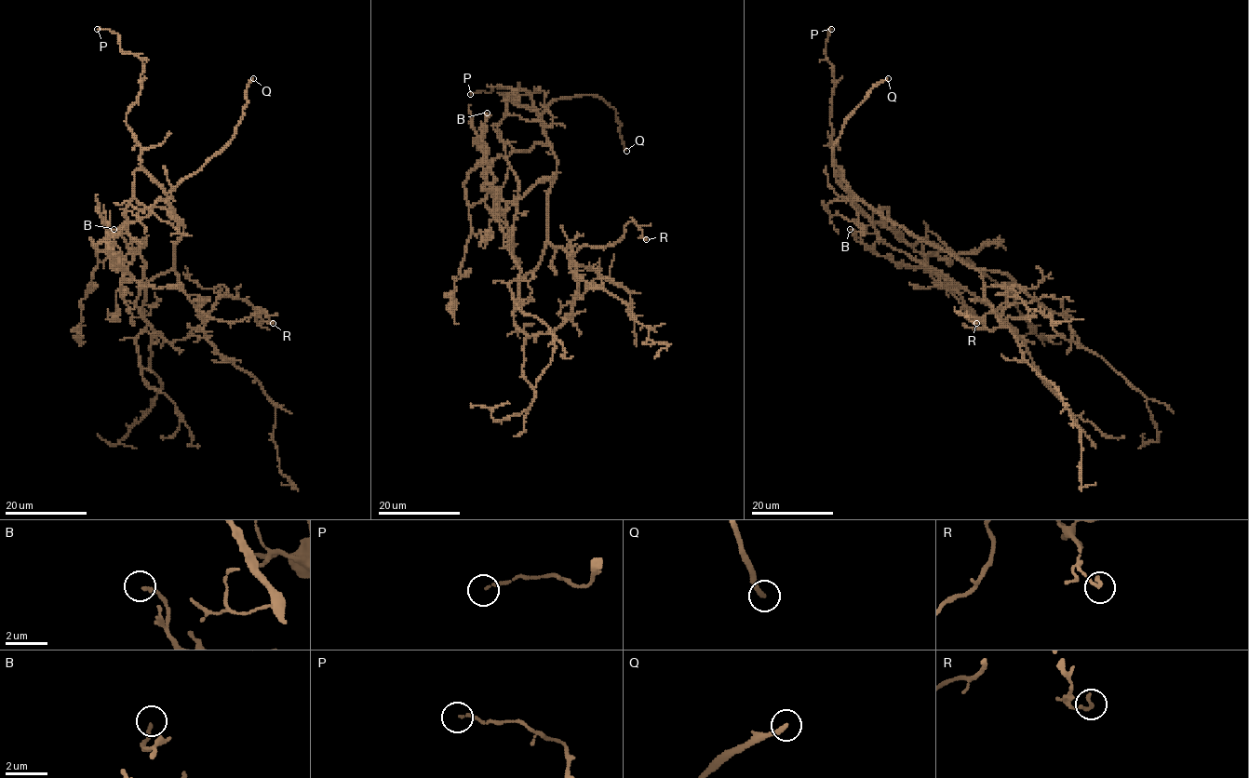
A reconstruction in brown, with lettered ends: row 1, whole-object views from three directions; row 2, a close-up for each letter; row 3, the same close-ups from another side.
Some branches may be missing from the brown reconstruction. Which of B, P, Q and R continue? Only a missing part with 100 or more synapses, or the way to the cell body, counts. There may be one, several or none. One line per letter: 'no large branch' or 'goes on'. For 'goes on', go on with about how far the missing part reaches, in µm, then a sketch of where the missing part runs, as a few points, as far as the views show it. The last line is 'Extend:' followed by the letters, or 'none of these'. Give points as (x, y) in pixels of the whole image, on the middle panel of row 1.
B: no large branch
P: no large branch
Q: goes on | 45 µm | (626, 151), (654, 174), (691, 184), (700, 184), (740, 171)
R: no large branch
Extend: Q

